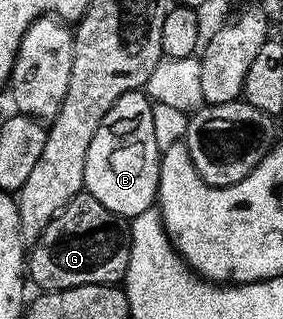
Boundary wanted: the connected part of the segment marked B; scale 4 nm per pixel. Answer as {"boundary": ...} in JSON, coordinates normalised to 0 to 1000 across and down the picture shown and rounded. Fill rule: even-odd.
{"boundary":[[[502,282],[413,304],[399,342],[371,354],[343,417],[329,417],[314,480],[300,480],[300,596],[424,680],[473,680],[537,658],[562,605],[569,476],[541,417],[537,326]]]}

